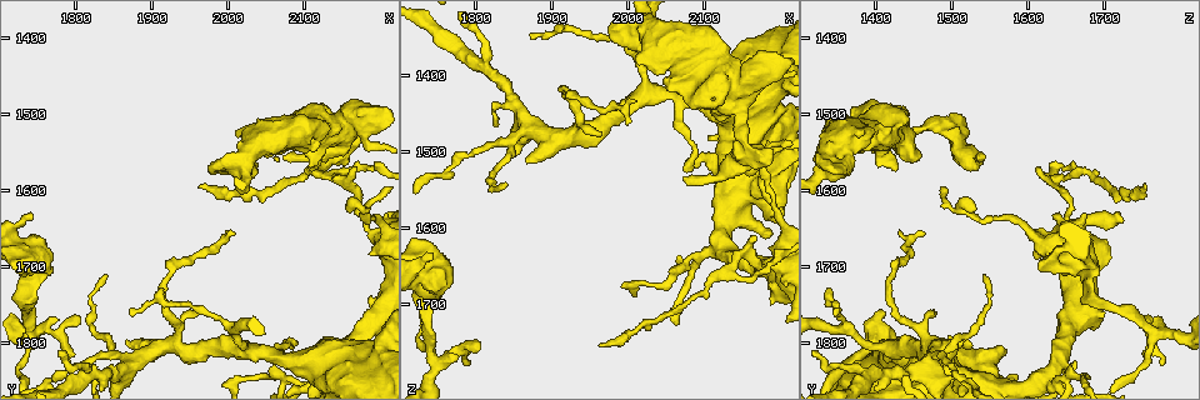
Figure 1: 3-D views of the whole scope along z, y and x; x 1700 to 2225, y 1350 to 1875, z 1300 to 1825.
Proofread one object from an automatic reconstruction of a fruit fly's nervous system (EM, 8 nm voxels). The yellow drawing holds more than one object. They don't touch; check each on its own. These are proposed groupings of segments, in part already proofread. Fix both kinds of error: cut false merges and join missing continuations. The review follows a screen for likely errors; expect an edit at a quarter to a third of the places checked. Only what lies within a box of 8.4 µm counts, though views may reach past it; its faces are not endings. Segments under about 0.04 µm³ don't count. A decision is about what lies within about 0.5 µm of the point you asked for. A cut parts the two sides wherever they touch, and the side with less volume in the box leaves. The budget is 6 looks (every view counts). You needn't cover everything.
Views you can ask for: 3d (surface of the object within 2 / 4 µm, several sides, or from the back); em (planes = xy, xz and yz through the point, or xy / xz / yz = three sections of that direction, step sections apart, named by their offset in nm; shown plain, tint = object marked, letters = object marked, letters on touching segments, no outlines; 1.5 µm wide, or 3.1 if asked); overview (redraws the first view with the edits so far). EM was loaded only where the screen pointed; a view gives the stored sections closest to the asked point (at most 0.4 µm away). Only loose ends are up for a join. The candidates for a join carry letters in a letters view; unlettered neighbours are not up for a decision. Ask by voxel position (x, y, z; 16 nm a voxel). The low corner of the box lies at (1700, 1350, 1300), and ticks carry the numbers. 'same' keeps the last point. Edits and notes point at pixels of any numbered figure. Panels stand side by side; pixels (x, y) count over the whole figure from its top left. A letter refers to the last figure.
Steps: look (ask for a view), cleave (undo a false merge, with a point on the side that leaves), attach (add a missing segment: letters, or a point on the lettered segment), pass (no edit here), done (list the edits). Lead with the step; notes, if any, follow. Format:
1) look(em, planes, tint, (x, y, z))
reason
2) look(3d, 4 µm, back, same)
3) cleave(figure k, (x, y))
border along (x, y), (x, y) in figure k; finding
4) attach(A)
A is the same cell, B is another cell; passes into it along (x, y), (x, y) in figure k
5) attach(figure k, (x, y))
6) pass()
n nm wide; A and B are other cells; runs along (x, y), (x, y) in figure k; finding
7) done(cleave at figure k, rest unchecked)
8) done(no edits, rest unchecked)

look(em, planes, letters, (2045, 1525, 1400))
stops while still wide

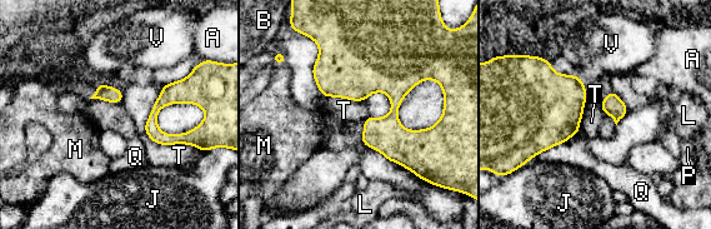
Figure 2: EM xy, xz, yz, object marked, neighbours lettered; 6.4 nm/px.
pass()
A, B, J, L, M, P, Q, T and V are other cells; border along (144, 132), (160, 144), (193, 147) in figure 2; none of them fits

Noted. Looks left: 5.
look(em, planes, plain, (2075, 1560, 1535))
free end

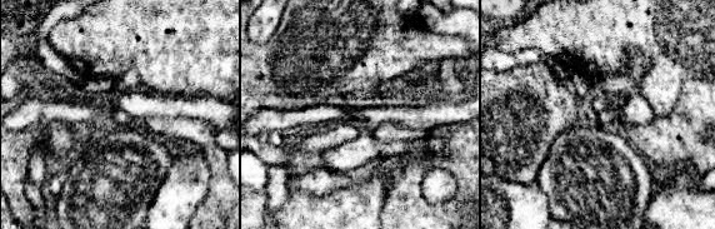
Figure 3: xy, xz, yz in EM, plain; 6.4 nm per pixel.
look(em, planes, letters, same)
what lies round it

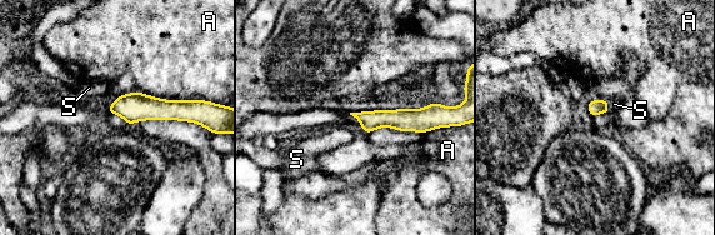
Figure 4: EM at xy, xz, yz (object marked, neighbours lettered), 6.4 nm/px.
pass()
A and S are other cells; no lettered segment goes on from it

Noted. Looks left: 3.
look(em, planes, letters, (1740, 1630, 1635))
branch stops here

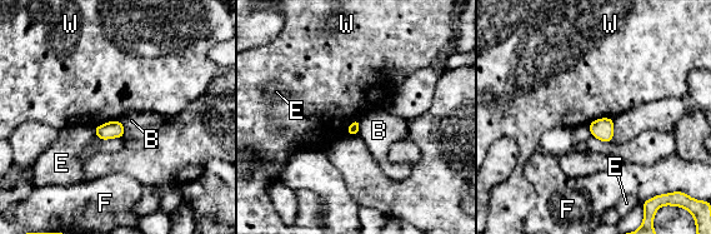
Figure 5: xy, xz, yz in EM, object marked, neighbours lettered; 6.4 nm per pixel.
pass()
W touches over 190 nm; B, E, F and W are other cells; no lettered segment goes on from it

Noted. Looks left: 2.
done(no edits, rest unchecked)

